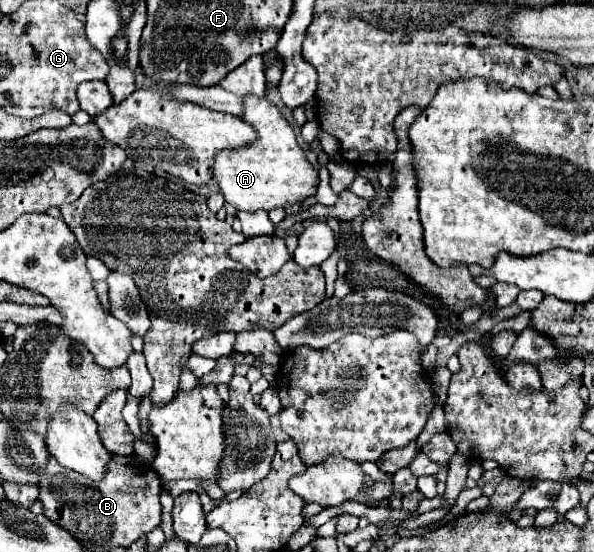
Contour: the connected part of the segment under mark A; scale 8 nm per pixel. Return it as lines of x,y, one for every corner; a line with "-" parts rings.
246,95
244,97
244,113
240,117
244,121
248,121
248,125
254,127
258,139
254,139
252,143
246,143
244,147
238,147
236,151
218,151
216,153
216,159
212,163
212,171
214,171
214,179
220,185
220,191
224,193
224,199
232,207
236,207
238,211
258,211
258,209
270,211
274,207
286,207
292,203
302,203
308,197
312,197
316,193
316,187
318,187
318,173
308,163
304,151
296,143
296,135
294,135
292,127
282,117
282,113
266,97

